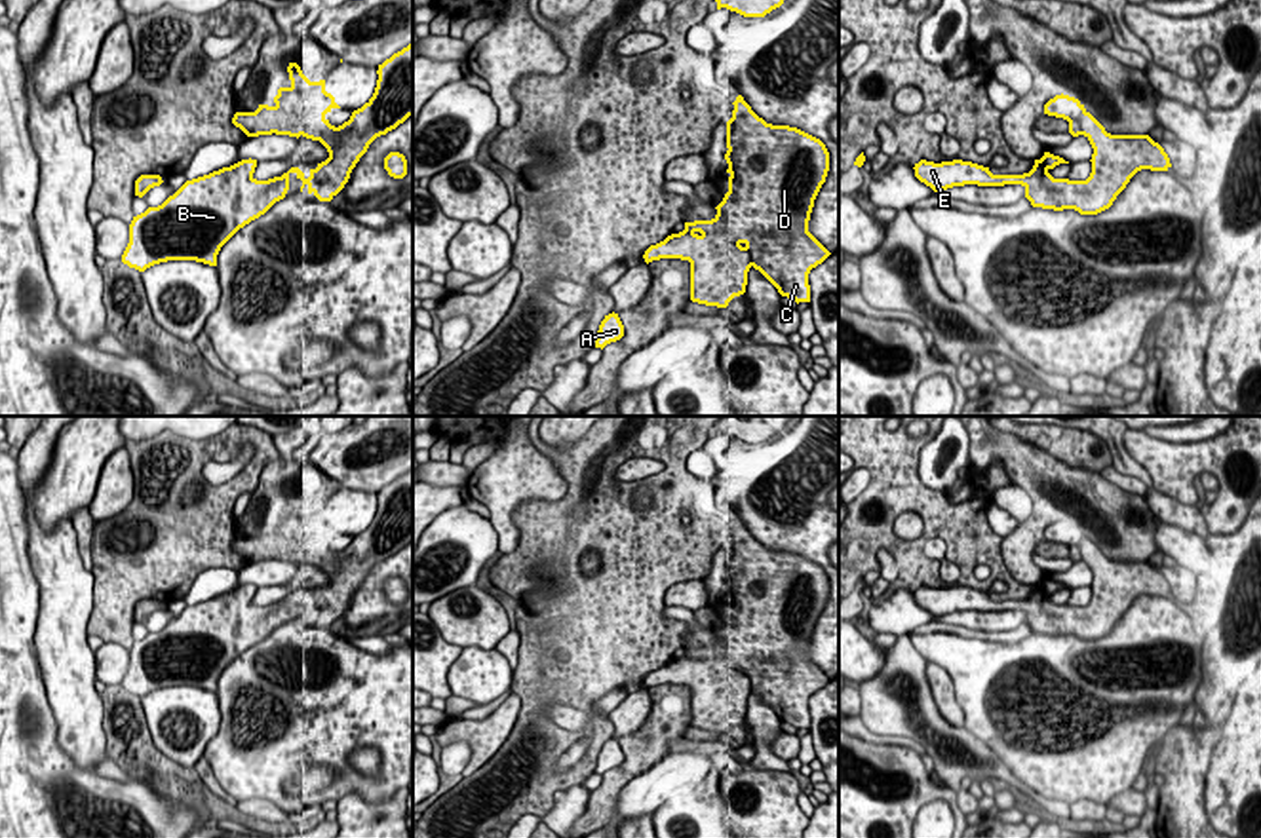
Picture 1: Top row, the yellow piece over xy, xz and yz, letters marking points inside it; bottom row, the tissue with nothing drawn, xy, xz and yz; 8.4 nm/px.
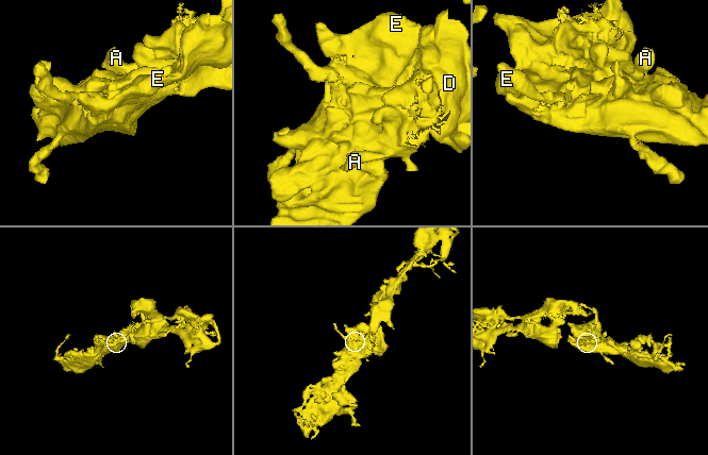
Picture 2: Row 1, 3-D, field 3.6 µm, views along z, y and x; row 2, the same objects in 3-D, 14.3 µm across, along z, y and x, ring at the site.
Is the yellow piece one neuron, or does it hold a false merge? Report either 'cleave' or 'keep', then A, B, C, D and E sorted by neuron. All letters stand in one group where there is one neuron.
keep; A B C D E

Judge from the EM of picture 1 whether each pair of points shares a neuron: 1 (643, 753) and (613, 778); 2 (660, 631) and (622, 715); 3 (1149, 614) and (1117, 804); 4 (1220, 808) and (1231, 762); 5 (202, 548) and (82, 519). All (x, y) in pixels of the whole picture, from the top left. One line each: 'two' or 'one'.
1: one
2: two
3: two
4: one
5: two

